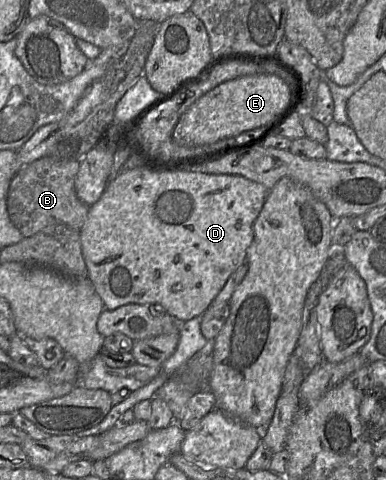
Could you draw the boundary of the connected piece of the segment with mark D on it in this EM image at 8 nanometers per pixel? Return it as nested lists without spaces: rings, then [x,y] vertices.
[[[140,166],[122,171],[107,185],[101,198],[90,206],[80,234],[82,254],[86,262],[88,277],[102,298],[105,309],[114,310],[130,303],[149,304],[167,312],[178,322],[186,322],[194,317],[202,316],[211,306],[231,274],[246,261],[247,249],[254,239],[254,224],[263,208],[268,191],[263,184],[240,175],[206,174],[187,170],[165,171],[154,166]]]

